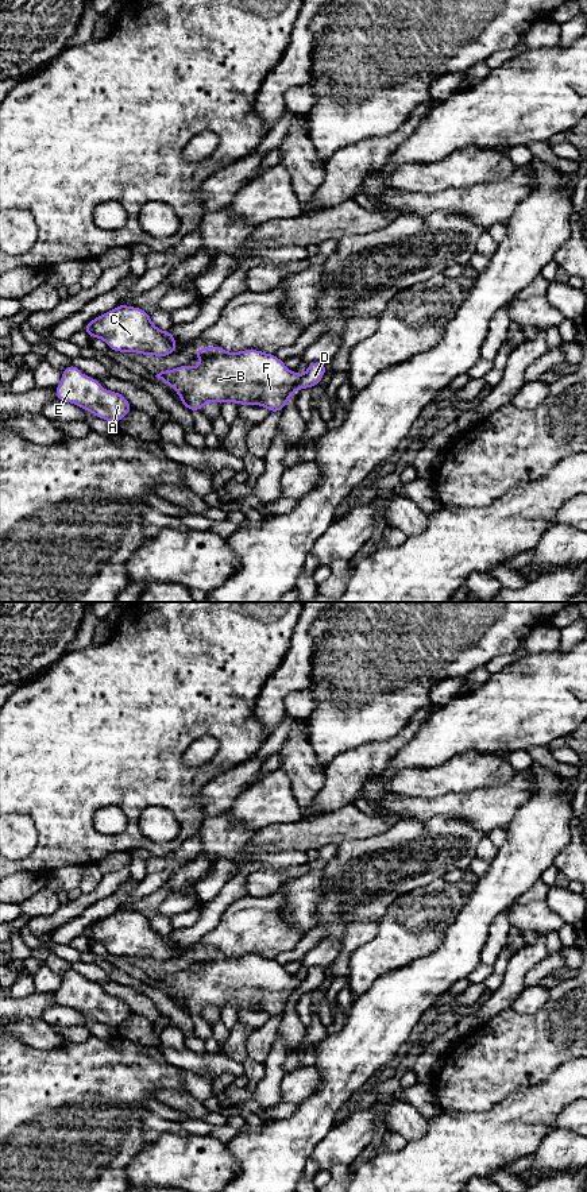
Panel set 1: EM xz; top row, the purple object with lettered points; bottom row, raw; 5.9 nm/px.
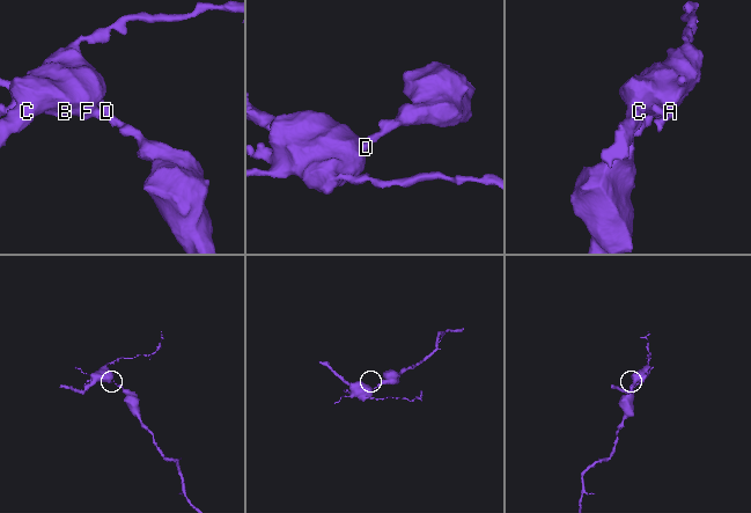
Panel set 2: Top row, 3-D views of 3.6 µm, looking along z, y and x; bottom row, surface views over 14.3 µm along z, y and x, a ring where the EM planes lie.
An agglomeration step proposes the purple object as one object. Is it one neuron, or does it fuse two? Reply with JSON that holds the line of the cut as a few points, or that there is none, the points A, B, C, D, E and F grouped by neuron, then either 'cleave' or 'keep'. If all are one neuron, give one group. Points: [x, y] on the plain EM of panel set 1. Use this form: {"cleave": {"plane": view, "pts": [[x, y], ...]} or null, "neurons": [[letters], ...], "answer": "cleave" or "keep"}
{"cleave": {"plane": "xz", "pts": [[301, 982], [296, 991]]}, "neurons": [["A", "B", "C", "E", "F"], ["D"]], "answer": "cleave"}

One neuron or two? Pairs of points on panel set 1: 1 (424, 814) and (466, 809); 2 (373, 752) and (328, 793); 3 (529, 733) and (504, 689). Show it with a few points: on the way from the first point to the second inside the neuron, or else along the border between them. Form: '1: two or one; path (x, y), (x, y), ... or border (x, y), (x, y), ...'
1: one; path (435, 807), (455, 807)
2: one; path (362, 763), (339, 786)
3: one; path (529, 722), (529, 714), (514, 699)

